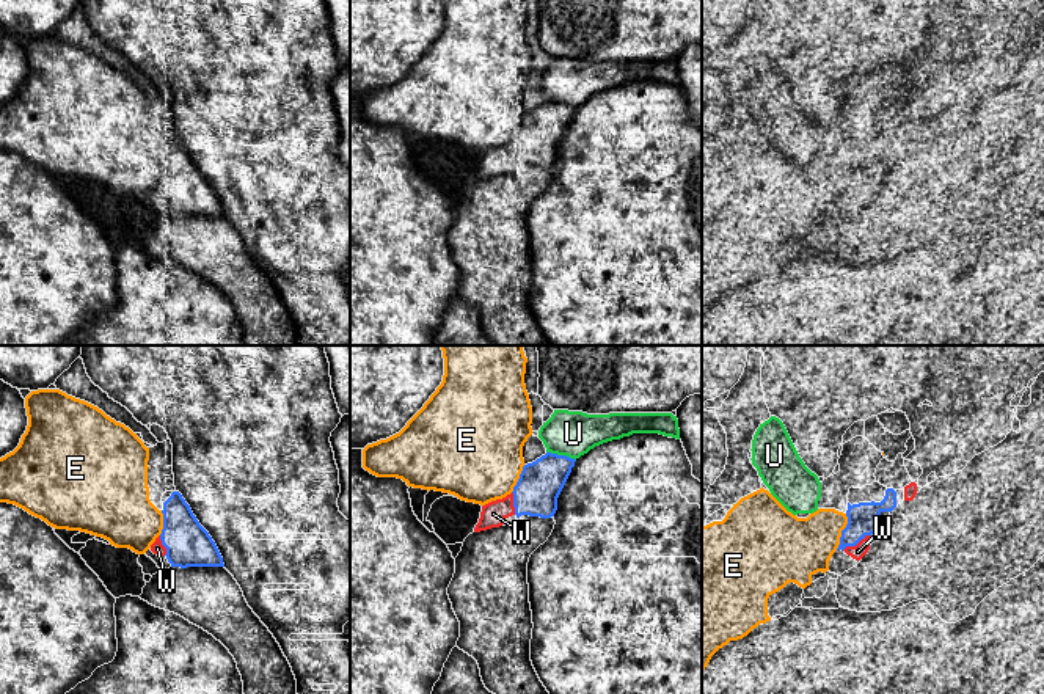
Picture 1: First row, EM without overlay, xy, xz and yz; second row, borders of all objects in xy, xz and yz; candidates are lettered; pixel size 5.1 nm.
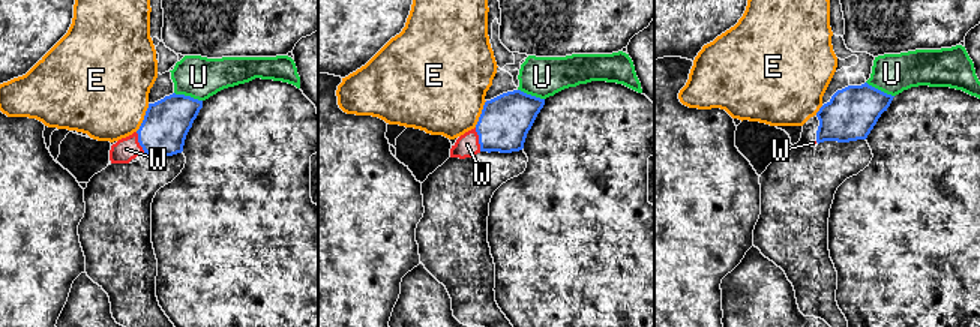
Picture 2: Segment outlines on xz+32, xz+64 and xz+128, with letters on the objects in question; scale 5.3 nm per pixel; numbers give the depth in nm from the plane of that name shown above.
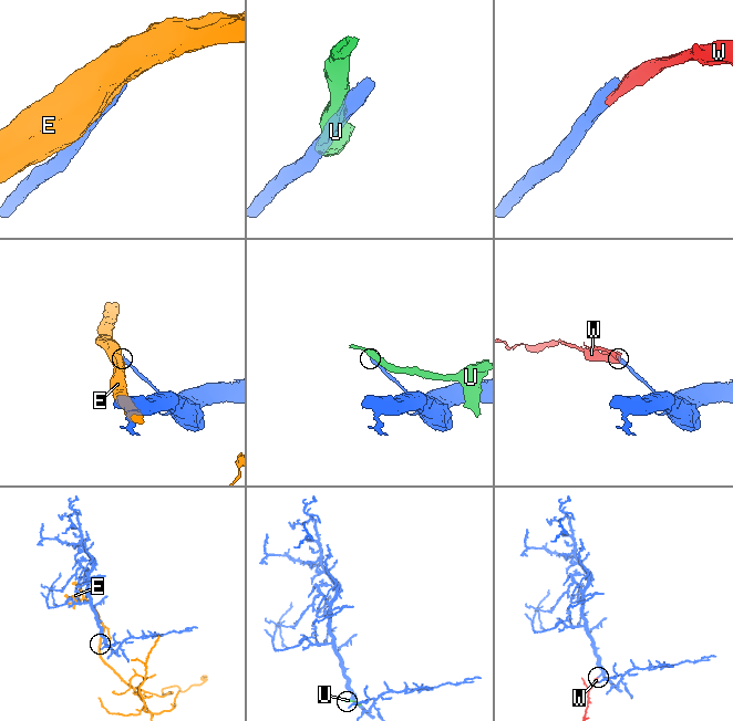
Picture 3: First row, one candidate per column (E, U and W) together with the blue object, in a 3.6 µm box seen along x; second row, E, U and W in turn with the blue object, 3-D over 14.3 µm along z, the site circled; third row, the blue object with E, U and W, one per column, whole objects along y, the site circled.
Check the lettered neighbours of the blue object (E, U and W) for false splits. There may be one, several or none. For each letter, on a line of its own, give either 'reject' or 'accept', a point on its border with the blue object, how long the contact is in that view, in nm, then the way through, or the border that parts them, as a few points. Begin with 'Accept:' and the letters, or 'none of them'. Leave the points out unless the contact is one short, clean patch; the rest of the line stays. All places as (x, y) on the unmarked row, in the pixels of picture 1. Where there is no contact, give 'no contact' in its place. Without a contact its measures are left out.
Accept: W
E: reject; meets blue in yz at (842, 181); contact 200 nm long
U: reject; meets blue in xz at (561, 104); contact 160 nm long
W: accept; meets blue in yz at (854, 193); contact 170 nm long

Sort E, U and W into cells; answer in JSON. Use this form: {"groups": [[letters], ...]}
{"groups": [["E"], ["U"], ["W"]]}

